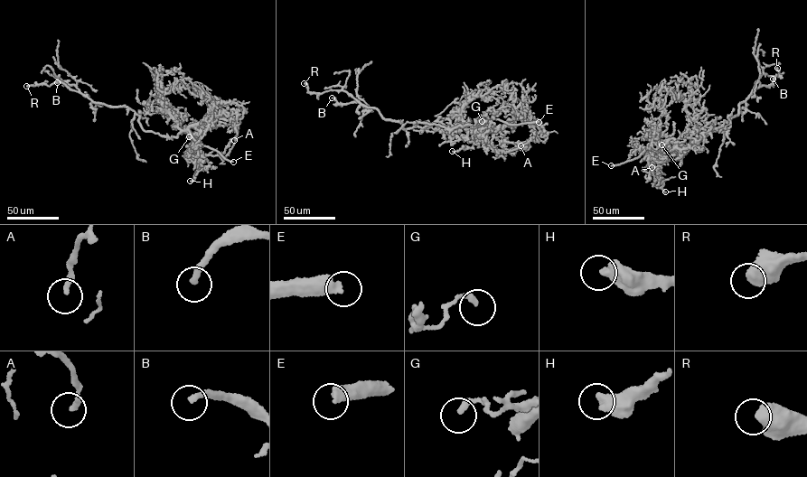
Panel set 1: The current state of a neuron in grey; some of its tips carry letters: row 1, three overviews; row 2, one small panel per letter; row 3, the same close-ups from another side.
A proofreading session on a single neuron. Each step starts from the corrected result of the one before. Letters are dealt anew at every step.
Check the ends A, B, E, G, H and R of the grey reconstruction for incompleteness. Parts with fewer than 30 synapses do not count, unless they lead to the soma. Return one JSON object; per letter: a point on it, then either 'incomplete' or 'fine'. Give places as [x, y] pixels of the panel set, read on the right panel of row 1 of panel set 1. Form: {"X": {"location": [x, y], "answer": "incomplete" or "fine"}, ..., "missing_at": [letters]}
{"A": {"location": [652, 167], "answer": "fine"}, "B": {"location": [773, 79], "answer": "incomplete"}, "E": {"location": [611, 165], "answer": "incomplete"}, "G": {"location": [661, 144], "answer": "fine"}, "H": {"location": [665, 191], "answer": "fine"}, "R": {"location": [777, 68], "answer": "fine"}, "missing_at": ["B", "E"]}

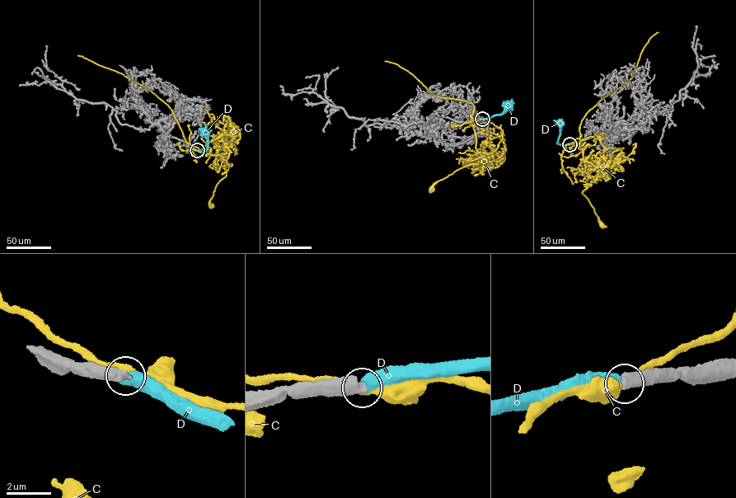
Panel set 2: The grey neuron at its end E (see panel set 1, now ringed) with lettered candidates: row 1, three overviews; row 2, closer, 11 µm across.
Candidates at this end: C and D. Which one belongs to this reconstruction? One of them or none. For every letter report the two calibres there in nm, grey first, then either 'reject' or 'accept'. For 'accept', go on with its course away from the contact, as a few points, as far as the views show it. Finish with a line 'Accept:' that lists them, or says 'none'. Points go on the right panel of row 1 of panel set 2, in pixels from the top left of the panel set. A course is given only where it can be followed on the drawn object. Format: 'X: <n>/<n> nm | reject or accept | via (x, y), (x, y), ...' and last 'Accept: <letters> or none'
C: 700/280 nm | reject
D: 550/480 nm | accept | via (569, 144), (557, 143), (560, 124)
Accept: D

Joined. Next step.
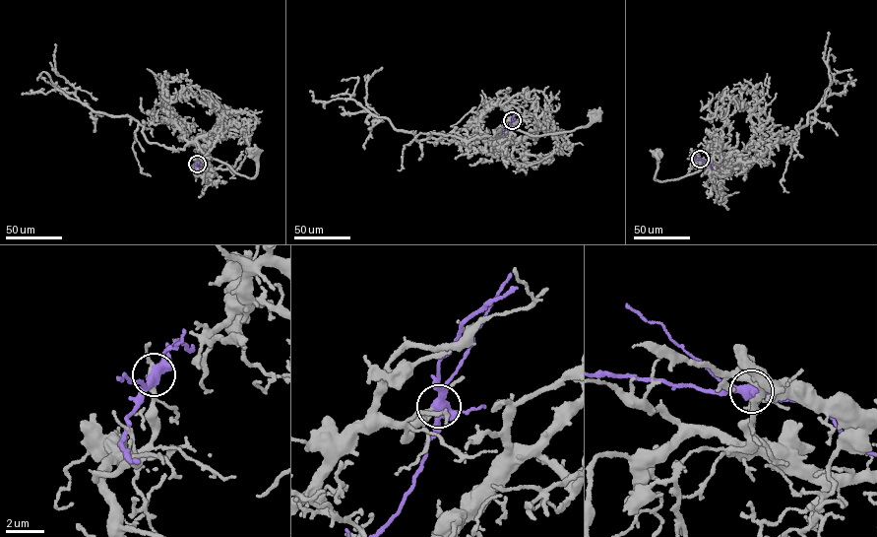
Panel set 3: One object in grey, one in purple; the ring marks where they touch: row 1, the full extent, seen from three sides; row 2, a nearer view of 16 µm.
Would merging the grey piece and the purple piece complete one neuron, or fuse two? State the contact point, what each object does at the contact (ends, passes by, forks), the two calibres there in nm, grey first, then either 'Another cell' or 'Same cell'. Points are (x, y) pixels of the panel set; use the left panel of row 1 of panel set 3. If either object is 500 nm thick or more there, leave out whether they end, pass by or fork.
Place: (197, 164). At the ring grey forks. At the ring purple forks. Thickness 220 nm (grey) against 440 nm. Same cell

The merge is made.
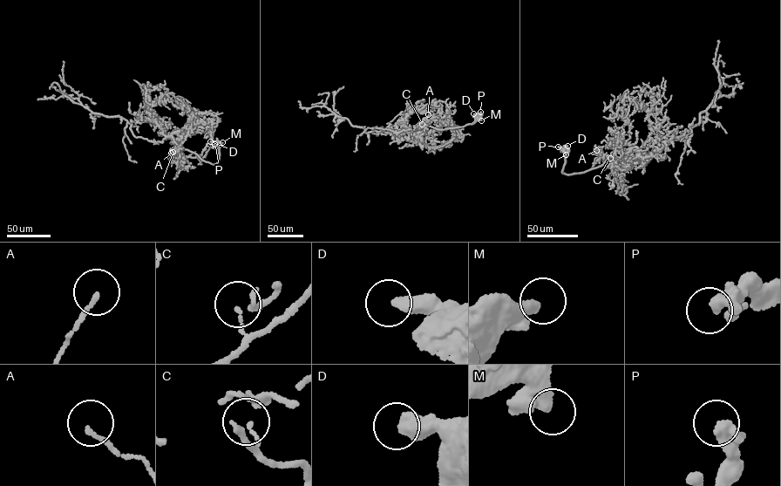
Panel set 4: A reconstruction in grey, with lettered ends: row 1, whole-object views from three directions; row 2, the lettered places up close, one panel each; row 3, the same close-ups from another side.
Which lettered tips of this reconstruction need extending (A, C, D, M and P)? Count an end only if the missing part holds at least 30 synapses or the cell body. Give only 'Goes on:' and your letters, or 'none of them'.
Goes on: none of them

